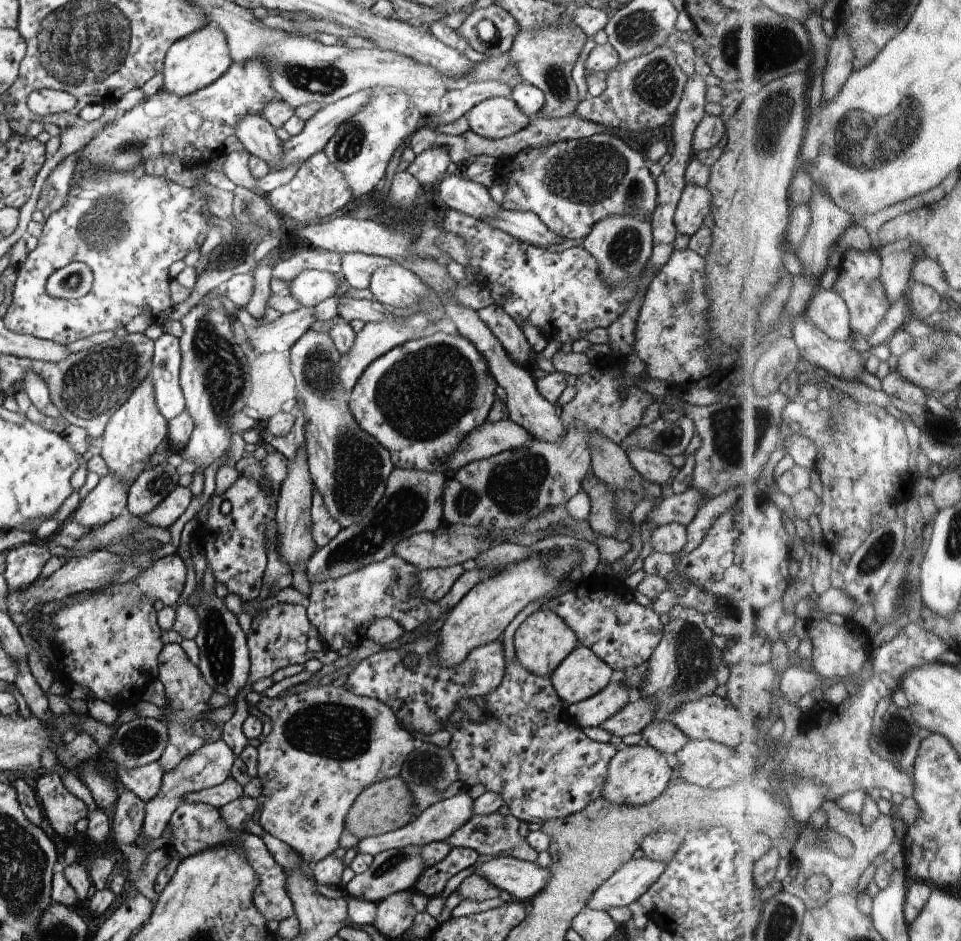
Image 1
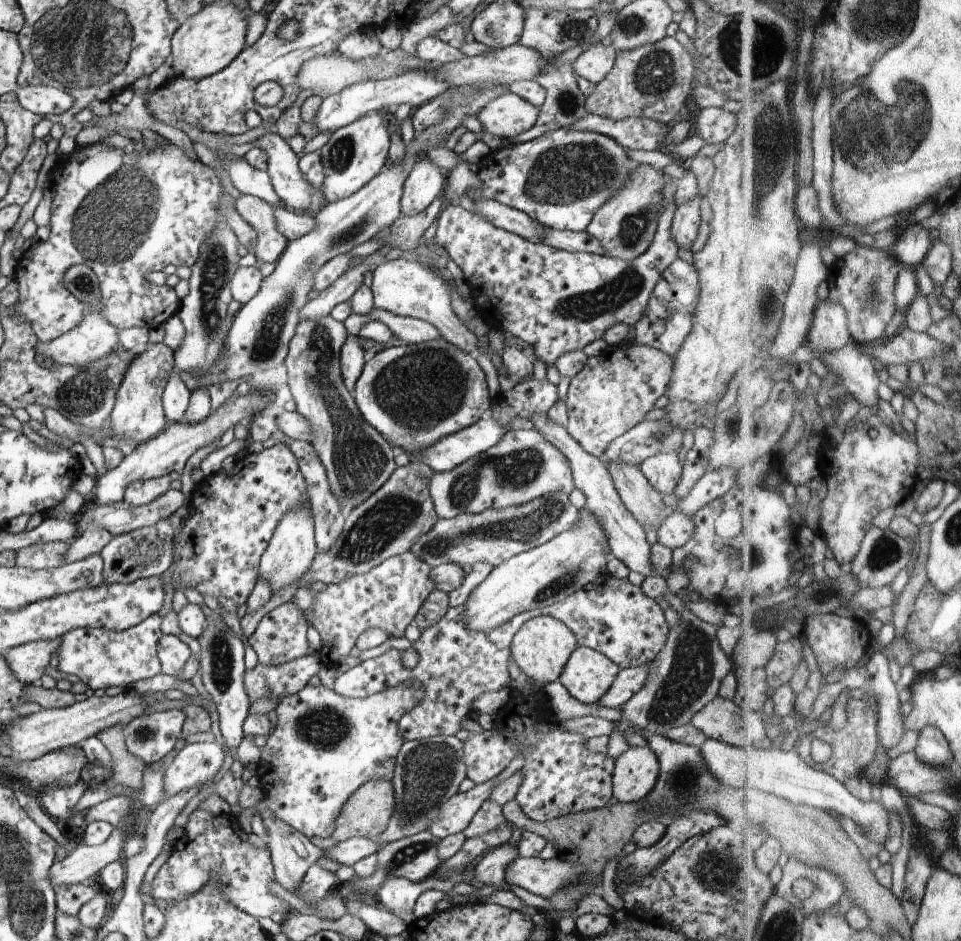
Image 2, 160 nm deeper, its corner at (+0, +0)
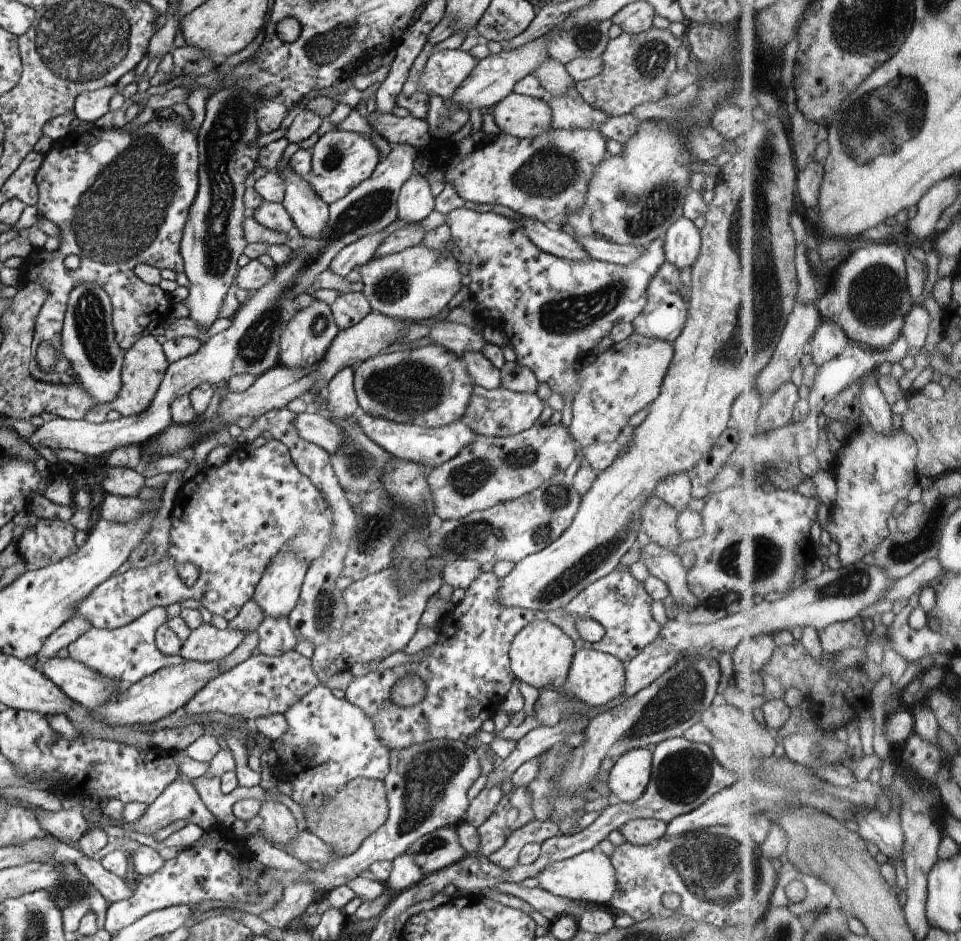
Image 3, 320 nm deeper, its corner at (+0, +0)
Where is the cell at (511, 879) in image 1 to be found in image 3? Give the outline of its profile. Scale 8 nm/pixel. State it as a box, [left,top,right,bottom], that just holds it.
[534,848,616,906]

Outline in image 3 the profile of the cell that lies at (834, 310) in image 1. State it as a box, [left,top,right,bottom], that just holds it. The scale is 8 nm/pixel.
[810,320,852,368]

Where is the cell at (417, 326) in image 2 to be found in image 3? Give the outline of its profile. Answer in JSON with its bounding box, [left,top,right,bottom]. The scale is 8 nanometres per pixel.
[430,320,487,358]

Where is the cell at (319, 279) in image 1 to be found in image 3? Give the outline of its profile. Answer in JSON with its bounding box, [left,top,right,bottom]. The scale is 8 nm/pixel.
[329,231,384,277]

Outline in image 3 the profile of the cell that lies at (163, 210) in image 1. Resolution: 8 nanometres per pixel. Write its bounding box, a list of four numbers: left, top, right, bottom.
[20,115,200,384]

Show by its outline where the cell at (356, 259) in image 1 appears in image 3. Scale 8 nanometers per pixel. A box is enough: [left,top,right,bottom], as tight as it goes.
[331,292,372,331]

